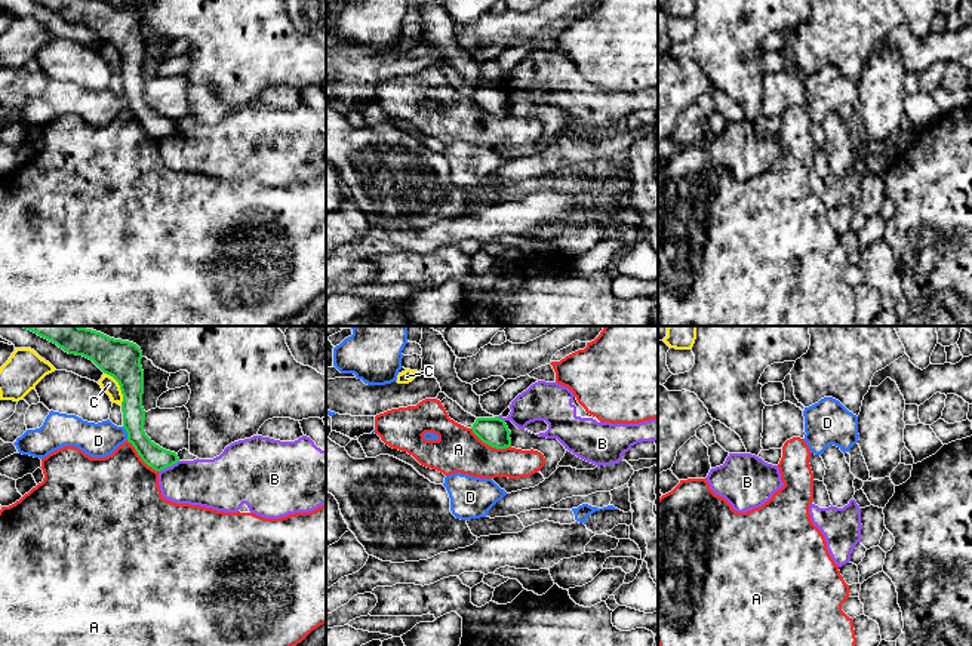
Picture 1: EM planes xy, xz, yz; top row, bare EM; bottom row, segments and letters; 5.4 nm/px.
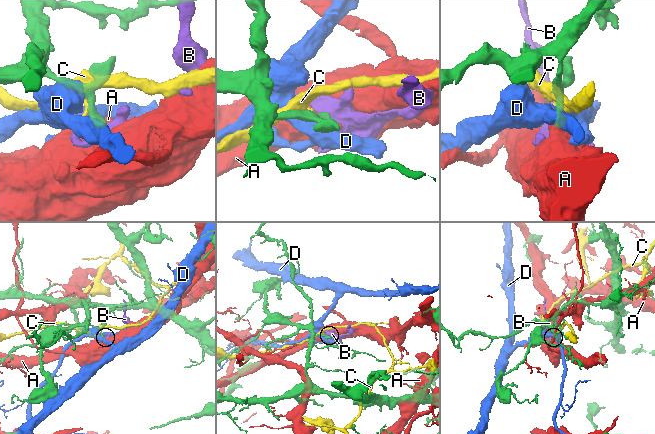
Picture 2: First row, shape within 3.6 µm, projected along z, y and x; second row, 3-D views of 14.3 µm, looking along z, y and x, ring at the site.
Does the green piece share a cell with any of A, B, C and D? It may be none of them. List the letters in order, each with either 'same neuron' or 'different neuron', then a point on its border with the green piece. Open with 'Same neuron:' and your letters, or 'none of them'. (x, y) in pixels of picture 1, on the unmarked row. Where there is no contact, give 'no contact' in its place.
Same neuron: none of them
A: different neuron | xz (491, 113)
B: different neuron | xy (168, 134)
C: different neuron | xy (120, 55)
D: different neuron | xy (126, 100)

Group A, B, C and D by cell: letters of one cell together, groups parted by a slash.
A / B / C / D

